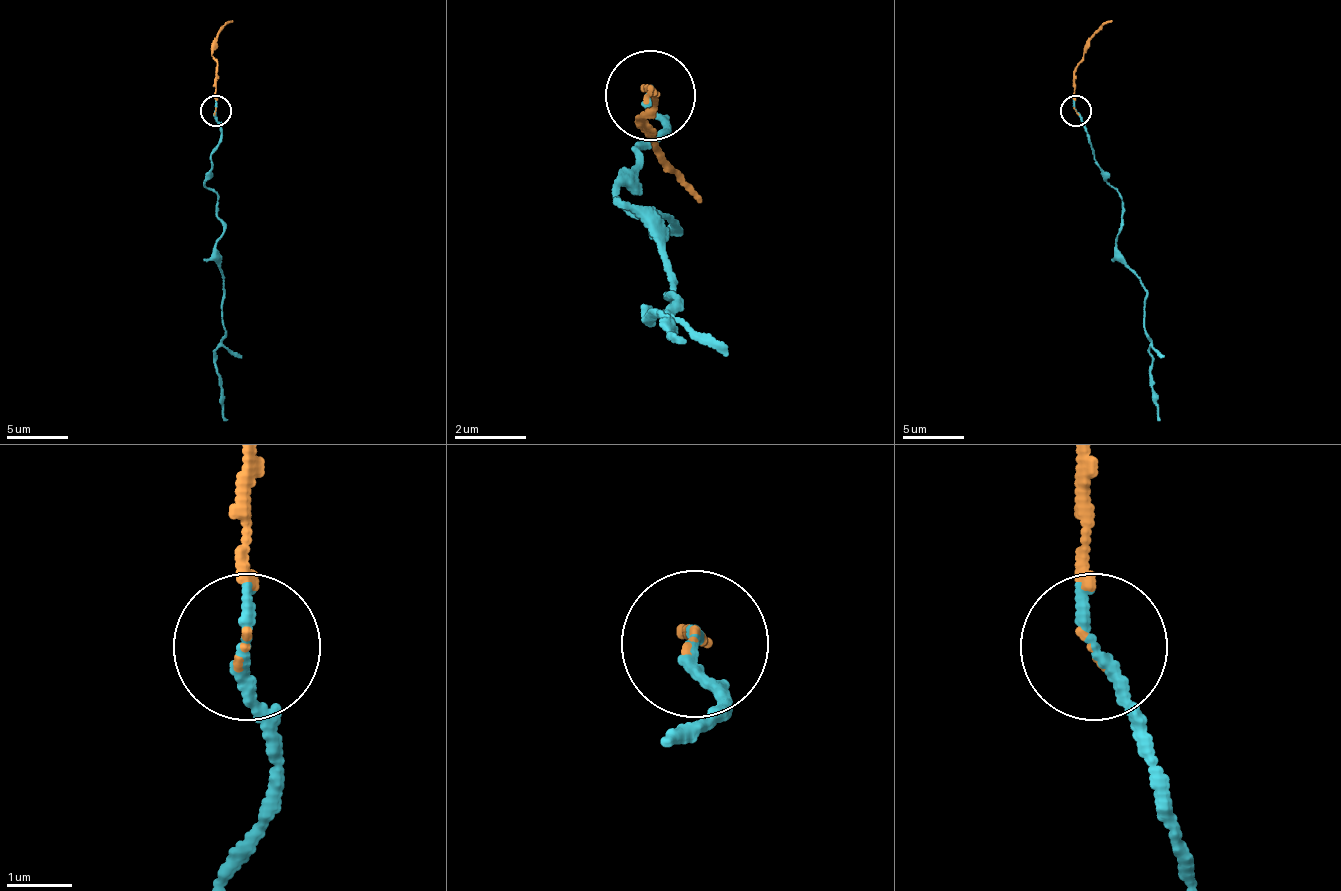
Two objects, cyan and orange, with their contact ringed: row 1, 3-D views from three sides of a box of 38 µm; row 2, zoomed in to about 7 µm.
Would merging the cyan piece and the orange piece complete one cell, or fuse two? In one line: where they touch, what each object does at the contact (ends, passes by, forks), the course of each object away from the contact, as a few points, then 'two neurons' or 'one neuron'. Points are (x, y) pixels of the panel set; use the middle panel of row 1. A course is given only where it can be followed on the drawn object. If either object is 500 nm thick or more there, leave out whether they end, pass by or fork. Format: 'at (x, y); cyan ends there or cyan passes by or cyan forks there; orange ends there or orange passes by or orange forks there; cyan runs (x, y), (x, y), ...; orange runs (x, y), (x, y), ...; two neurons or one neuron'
at (650, 95); cyan ends there; orange ends there; cyan runs (648, 97), (666, 124), (621, 187), (657, 232), (675, 223), (648, 214), (675, 304), (648, 313), (684, 340); orange runs (648, 97), (648, 88), (639, 115), (657, 160), (702, 205); one neuron

